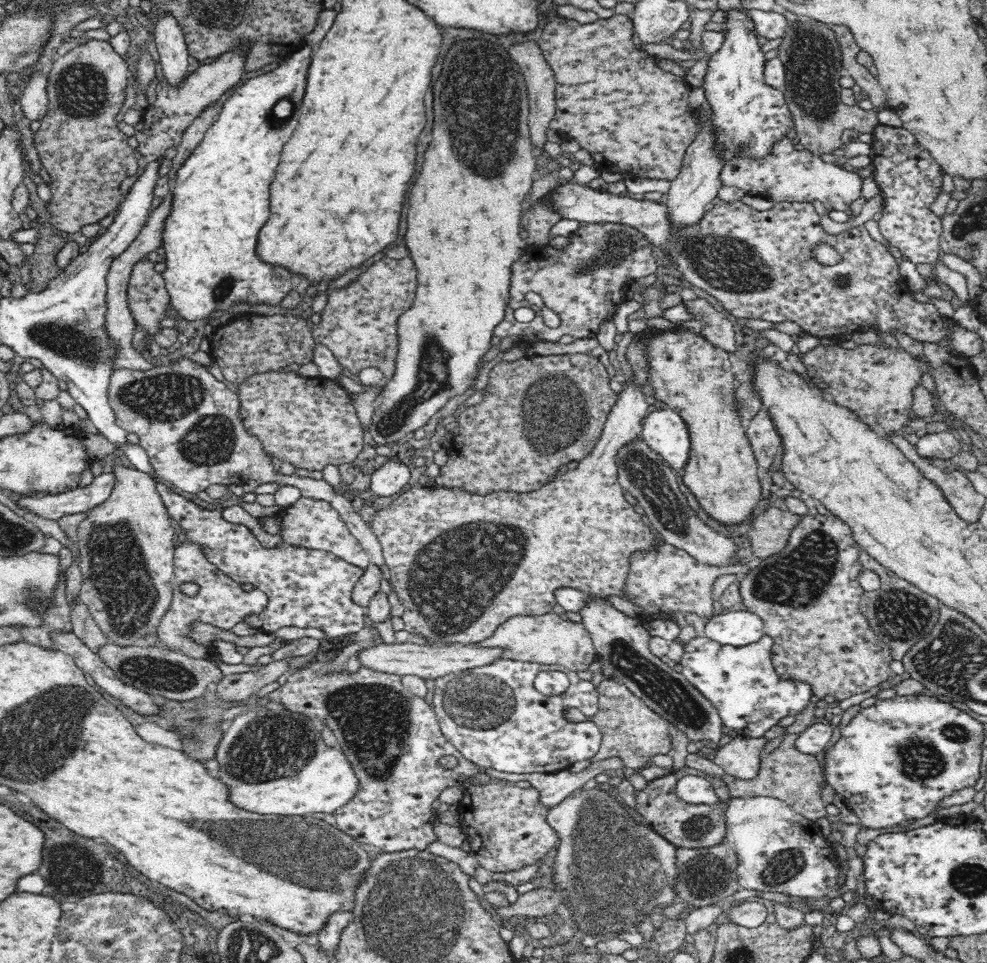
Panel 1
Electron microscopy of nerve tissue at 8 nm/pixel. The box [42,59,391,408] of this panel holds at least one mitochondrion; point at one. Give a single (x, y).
(81, 91)

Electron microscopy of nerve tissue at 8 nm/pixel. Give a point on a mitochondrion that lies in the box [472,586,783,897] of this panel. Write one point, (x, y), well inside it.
(666, 692)

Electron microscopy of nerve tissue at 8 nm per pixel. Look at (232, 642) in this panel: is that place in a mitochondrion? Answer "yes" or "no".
no

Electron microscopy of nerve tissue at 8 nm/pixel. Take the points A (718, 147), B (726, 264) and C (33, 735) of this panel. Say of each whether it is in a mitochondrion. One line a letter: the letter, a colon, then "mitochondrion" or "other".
A: other
B: mitochondrion
C: mitochondrion

